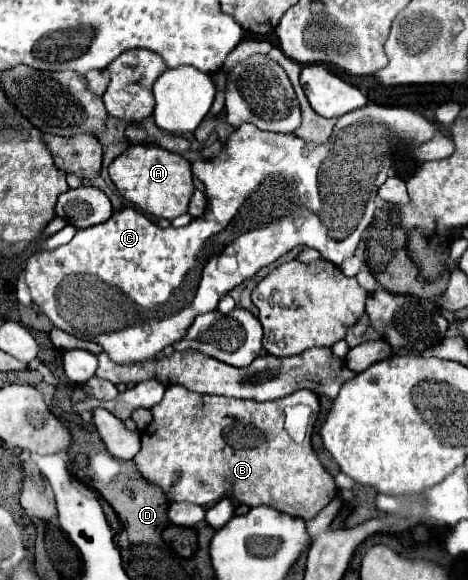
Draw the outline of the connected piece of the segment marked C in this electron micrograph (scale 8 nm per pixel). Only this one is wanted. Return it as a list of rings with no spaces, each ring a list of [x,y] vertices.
[[[252,123],[240,125],[212,159],[192,163],[192,173],[206,185],[208,204],[202,217],[192,219],[186,227],[162,229],[146,215],[126,207],[100,225],[78,229],[70,243],[52,251],[38,251],[26,261],[26,285],[32,301],[54,327],[78,339],[98,343],[114,363],[138,363],[152,359],[164,347],[180,341],[200,313],[214,311],[220,297],[296,245],[314,247],[324,259],[340,265],[350,257],[350,251],[356,251],[372,219],[370,215],[362,215],[362,223],[354,227],[354,235],[342,239],[342,243],[330,239],[318,227],[318,219],[306,211],[306,203],[310,203],[306,199],[306,179],[310,179],[310,171],[306,171],[306,147],[310,143],[294,133],[268,133]]]

